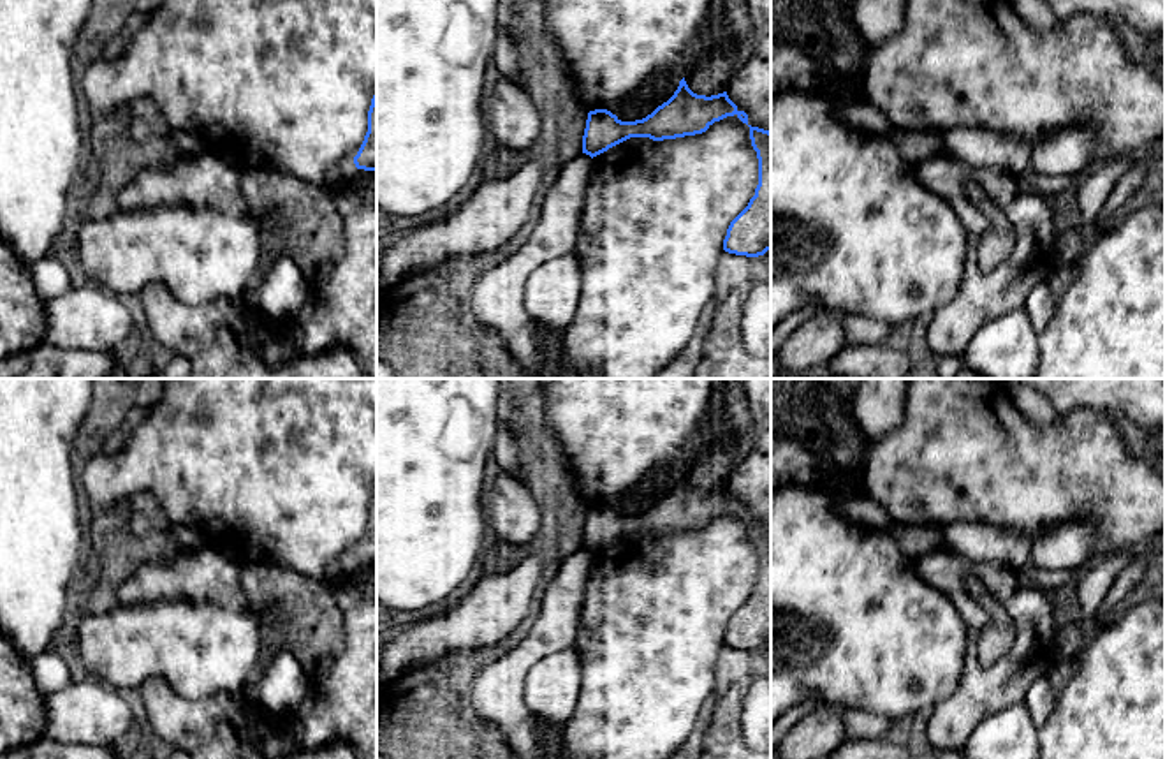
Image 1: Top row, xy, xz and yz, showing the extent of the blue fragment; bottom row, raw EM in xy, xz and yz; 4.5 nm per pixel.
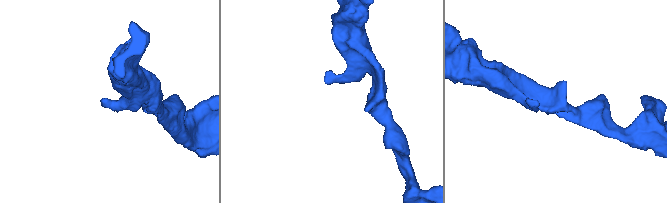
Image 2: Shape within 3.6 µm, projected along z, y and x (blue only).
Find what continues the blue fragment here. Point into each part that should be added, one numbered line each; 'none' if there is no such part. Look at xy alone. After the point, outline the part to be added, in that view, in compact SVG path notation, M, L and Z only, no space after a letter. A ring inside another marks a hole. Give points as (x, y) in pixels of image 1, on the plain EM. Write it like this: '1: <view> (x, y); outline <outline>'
none

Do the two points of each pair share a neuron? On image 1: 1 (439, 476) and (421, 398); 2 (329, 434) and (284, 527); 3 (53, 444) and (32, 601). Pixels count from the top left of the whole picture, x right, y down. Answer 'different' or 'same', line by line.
1: same
2: same
3: same

